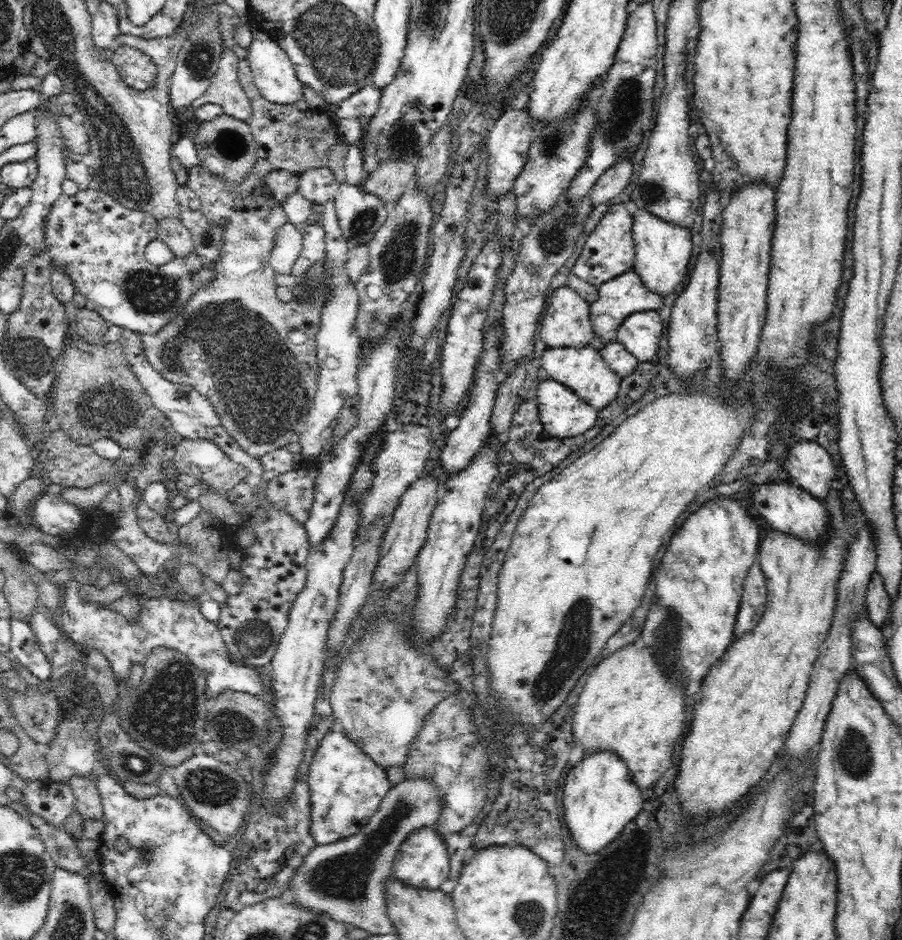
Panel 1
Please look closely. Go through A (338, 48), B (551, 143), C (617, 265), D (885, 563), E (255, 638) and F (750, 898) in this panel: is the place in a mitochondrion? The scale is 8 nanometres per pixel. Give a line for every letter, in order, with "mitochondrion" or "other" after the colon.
A: mitochondrion
B: mitochondrion
C: other
D: other
E: mitochondrion
F: other

